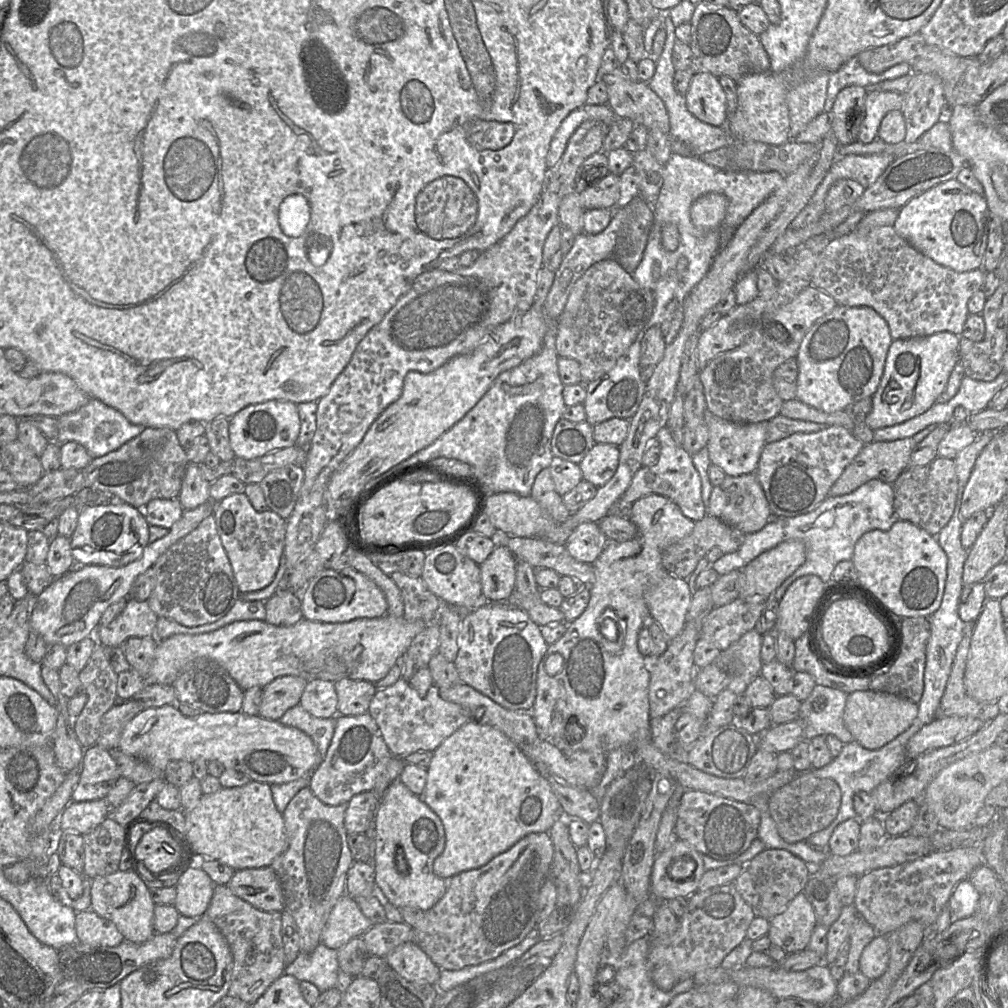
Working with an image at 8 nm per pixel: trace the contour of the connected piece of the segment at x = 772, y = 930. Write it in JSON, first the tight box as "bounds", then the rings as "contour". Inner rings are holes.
{"bounds":[768,893,817,954],"contour":[[[799,893],[778,915],[770,919],[768,937],[787,954],[808,948],[817,916],[806,895]]]}

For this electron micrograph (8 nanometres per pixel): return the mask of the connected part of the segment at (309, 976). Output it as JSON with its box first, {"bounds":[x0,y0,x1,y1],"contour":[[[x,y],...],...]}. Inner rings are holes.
{"bounds":[284,943,339,992],"contour":[[[320,943],[309,954],[299,953],[284,969],[284,974],[294,976],[299,982],[314,984],[320,992],[336,987],[339,972],[337,950]]]}

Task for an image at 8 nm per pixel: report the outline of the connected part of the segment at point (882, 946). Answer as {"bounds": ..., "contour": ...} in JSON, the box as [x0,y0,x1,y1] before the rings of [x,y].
{"bounds":[859,934,890,980],"contour":[[[876,934],[864,948],[859,962],[860,972],[869,980],[879,979],[887,970],[890,961],[890,949],[886,935]]]}

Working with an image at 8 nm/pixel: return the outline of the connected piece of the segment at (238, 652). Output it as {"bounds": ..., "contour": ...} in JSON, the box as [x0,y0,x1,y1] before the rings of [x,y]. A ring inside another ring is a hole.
{"bounds":[116,614,427,701],"contour":[[[388,614],[380,618],[360,618],[344,623],[315,622],[302,618],[292,626],[275,626],[265,620],[236,621],[212,632],[202,634],[175,634],[159,640],[153,666],[147,676],[141,676],[130,669],[117,676],[116,692],[118,700],[128,701],[147,685],[172,685],[187,665],[197,658],[207,657],[218,662],[236,683],[245,691],[252,687],[263,688],[275,678],[284,675],[300,676],[306,680],[315,678],[337,681],[343,677],[366,680],[375,683],[384,678],[398,657],[409,648],[411,642],[427,624],[422,620],[408,622],[403,617],[395,618]]]}

